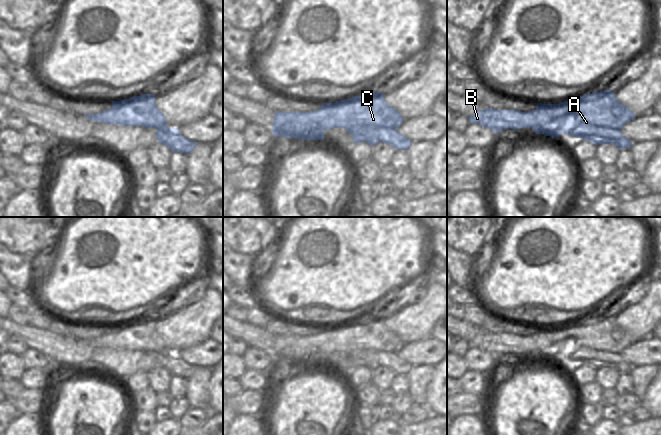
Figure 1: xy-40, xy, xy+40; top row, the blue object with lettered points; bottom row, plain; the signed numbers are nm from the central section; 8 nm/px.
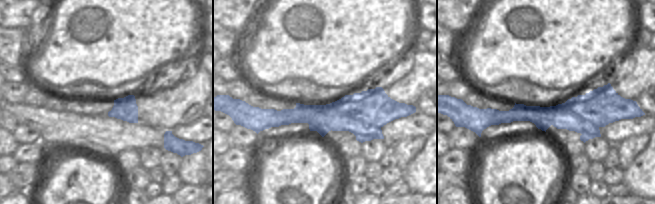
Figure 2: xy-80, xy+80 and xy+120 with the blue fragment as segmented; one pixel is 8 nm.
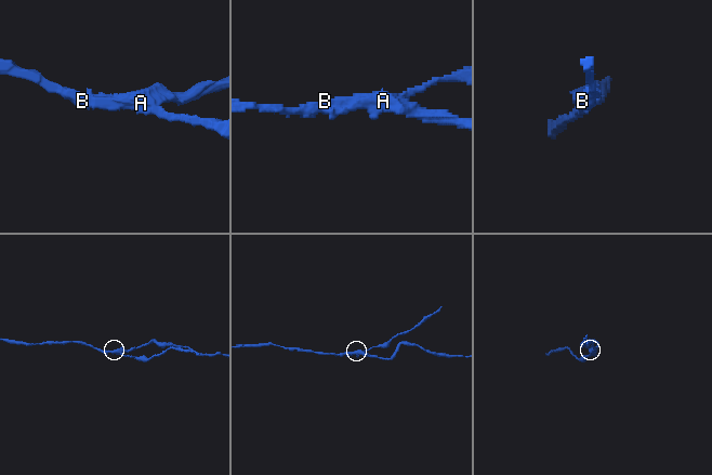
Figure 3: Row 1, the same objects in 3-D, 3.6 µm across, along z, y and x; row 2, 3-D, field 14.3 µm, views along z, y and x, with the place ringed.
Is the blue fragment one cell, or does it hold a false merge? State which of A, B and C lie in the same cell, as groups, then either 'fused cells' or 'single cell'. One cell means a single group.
groups A B / C; fused cells

